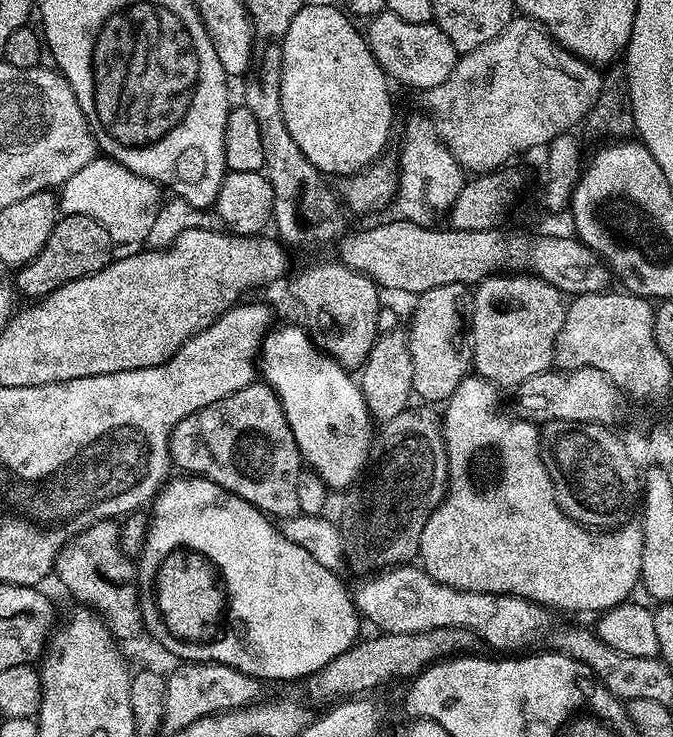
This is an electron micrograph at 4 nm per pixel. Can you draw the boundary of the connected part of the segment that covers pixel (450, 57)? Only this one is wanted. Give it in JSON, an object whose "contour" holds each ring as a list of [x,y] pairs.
{"contour":[[[387,10],[380,12],[367,21],[366,39],[374,58],[384,67],[393,81],[401,80],[419,90],[427,90],[434,86],[442,86],[446,78],[450,78],[450,70],[454,70],[458,53],[454,42],[442,34],[435,22],[419,24],[405,22],[398,14]]]}

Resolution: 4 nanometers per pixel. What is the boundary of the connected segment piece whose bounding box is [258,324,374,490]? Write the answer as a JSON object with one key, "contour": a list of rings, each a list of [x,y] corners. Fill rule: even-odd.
{"contour":[[[288,324],[285,328],[276,326],[269,331],[264,343],[260,345],[258,372],[263,383],[269,384],[280,399],[286,422],[300,451],[301,461],[311,471],[317,472],[329,489],[351,489],[361,479],[360,471],[363,470],[368,456],[370,460],[370,453],[374,448],[374,417],[368,411],[368,403],[357,377],[349,369],[343,368],[333,356],[321,352],[316,341],[301,328]]]}

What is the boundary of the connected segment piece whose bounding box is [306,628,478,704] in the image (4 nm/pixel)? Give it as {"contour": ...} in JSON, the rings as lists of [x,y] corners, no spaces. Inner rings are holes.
{"contour":[[[439,628],[438,630],[426,630],[425,632],[415,632],[414,634],[394,634],[386,632],[376,634],[373,640],[361,639],[353,644],[350,650],[346,650],[334,662],[330,662],[320,672],[315,672],[314,675],[307,677],[306,685],[308,684],[308,696],[314,703],[320,704],[323,700],[327,702],[336,702],[341,698],[356,698],[361,694],[368,694],[371,688],[380,688],[383,684],[391,682],[395,676],[408,676],[407,678],[415,677],[430,665],[435,664],[438,660],[446,660],[457,654],[472,654],[477,651],[478,637],[475,632],[469,628]]]}

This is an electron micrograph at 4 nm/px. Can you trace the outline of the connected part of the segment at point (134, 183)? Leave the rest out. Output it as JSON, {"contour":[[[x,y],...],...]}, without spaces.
{"contour":[[[94,158],[90,162],[86,162],[86,166],[83,166],[78,174],[71,175],[58,188],[58,208],[65,216],[94,218],[94,222],[98,222],[98,226],[106,226],[106,234],[110,234],[113,245],[136,244],[132,246],[140,246],[147,241],[150,230],[154,225],[154,220],[158,216],[162,205],[160,192],[162,192],[161,185],[157,184],[156,181],[142,178],[138,174],[126,170],[126,166],[122,166],[113,160]]]}

